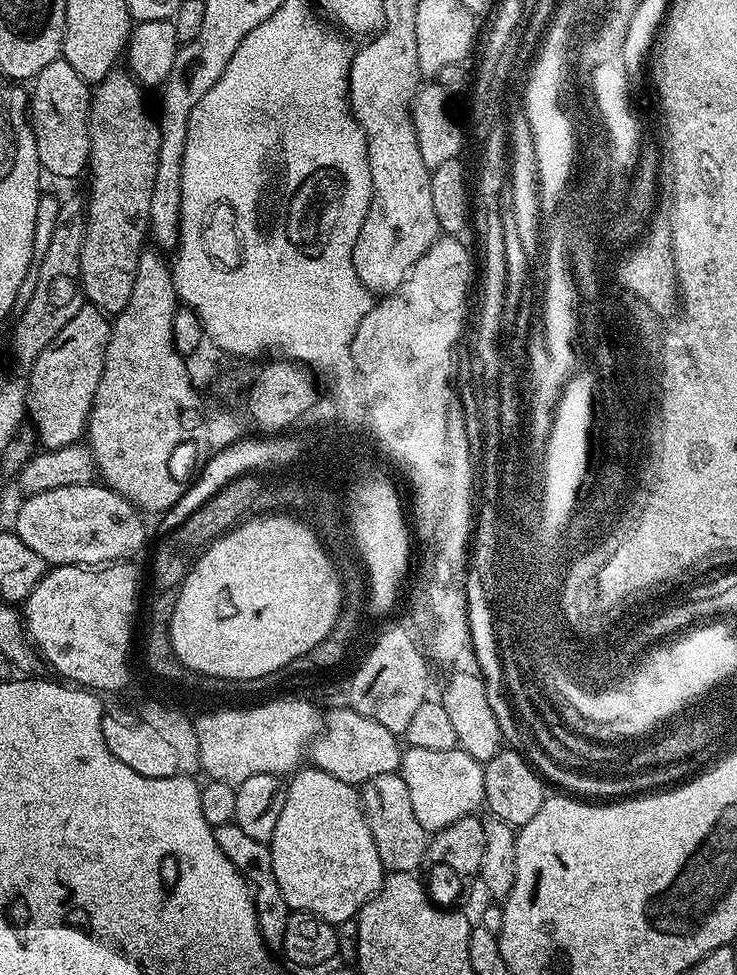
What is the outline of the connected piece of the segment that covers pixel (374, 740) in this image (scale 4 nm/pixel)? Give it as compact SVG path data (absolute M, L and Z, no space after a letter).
M351 706L343 707L327 713L322 731L310 744L311 763L326 774L353 786L367 785L378 775L396 772L400 767L402 751L397 733L386 730L386 726L378 726L374 718L358 714Z

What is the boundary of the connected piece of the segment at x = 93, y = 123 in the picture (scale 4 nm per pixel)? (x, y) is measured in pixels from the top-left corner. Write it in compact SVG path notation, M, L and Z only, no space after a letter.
M113 70L105 80L95 85L90 96L90 115L88 118L88 133L92 139L92 154L90 157L90 176L92 172L92 185L88 188L88 204L86 200L86 219L84 221L84 245L80 255L80 283L84 290L87 303L93 308L99 308L105 314L121 312L130 302L130 290L134 290L134 278L138 270L138 258L145 251L146 241L150 236L150 198L154 198L154 174L158 174L158 146L160 145L160 125L157 117L148 113L144 105L145 89L141 87L135 76L124 70Z

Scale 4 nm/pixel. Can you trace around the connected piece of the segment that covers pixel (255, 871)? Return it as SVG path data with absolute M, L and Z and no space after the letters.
M234 822L213 827L212 833L218 842L218 850L222 850L222 854L226 854L226 858L230 858L230 862L234 862L236 871L255 889L256 917L264 943L268 945L269 949L279 949L286 938L286 922L290 915L290 909L286 898L282 898L282 890L278 890L276 885L271 847L263 840L247 836L242 831L242 826L238 826Z

